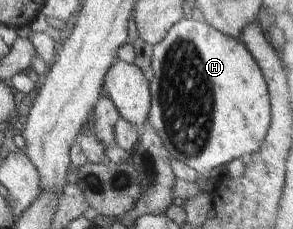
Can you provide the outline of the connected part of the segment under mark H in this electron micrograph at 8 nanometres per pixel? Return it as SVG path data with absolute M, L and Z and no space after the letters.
M184 17L170 27L162 42L153 46L151 66L152 74L149 75L149 86L152 98L147 122L154 128L154 132L160 136L160 140L164 142L164 146L166 146L166 150L170 153L172 159L176 159L186 164L186 166L190 166L202 178L211 178L210 172L215 167L225 166L225 164L236 158L245 159L245 157L256 154L260 150L261 144L266 138L268 128L270 128L270 122L272 122L269 92L258 63L240 40L234 40L234 38L218 32L218 30L212 28L206 21L199 22Z

